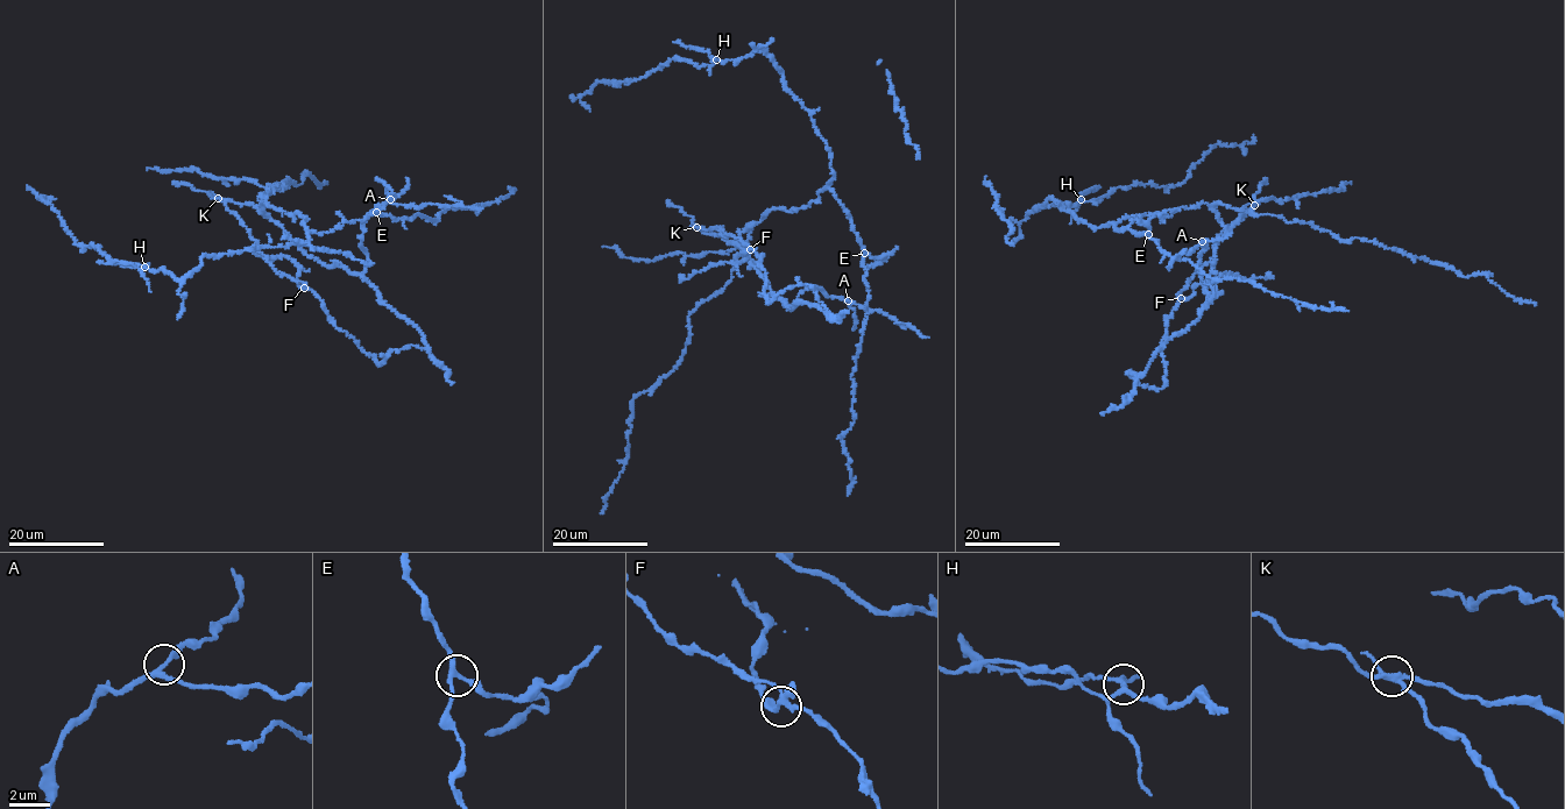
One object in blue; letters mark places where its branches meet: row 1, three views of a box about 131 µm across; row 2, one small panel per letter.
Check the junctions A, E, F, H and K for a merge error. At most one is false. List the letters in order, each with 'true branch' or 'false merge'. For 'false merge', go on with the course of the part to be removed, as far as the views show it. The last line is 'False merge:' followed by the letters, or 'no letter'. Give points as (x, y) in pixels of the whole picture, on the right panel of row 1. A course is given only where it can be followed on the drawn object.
A: true branch
E: true branch
F: true branch
H: true branch
K: true branch
False merge: no letter

